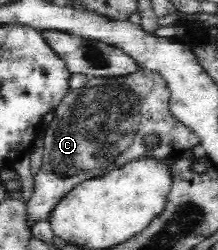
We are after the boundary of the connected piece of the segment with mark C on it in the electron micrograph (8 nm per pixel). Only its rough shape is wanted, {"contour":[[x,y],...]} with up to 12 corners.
{"contour":[[158,72],[90,78],[41,129],[25,226],[75,185],[200,140]]}

